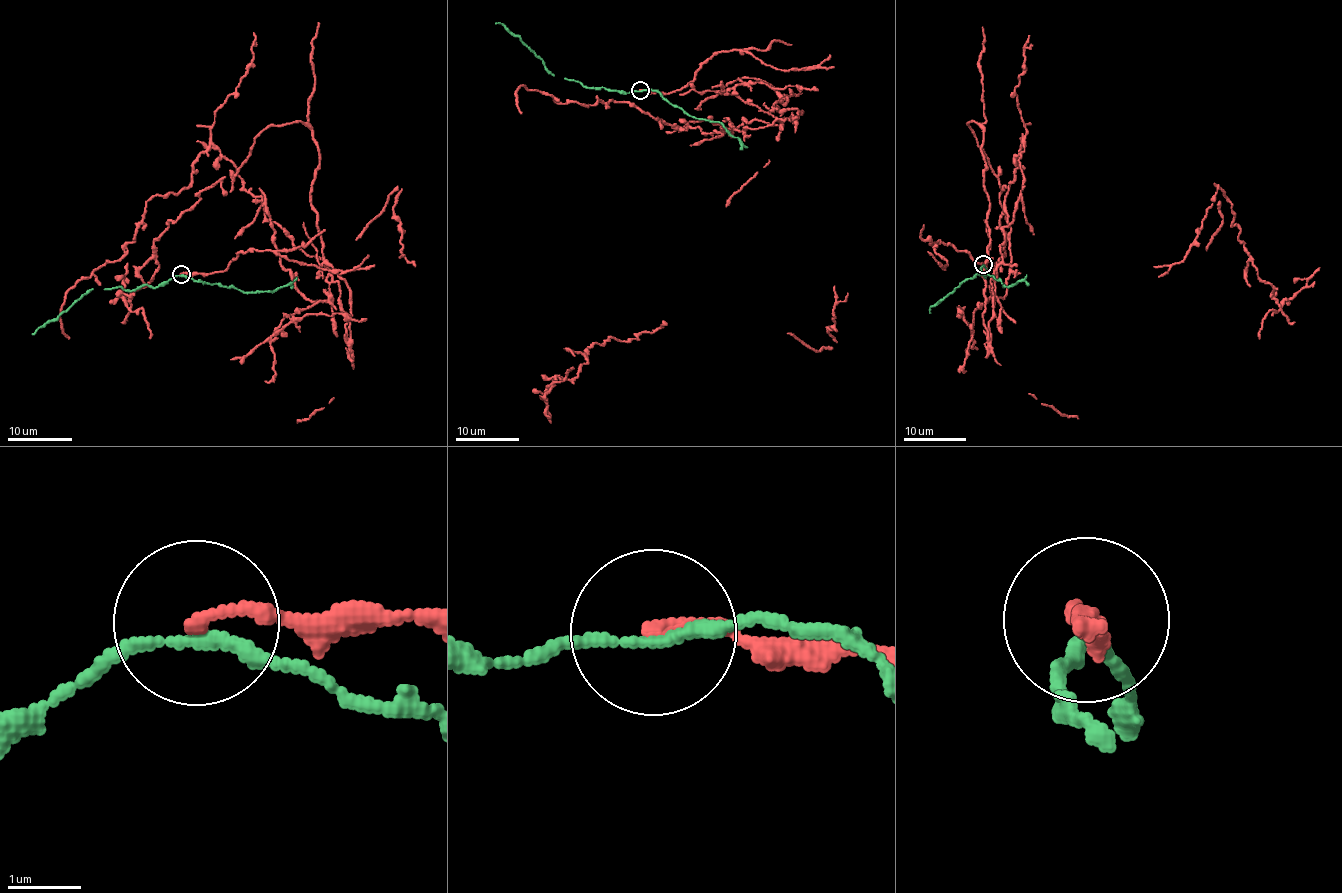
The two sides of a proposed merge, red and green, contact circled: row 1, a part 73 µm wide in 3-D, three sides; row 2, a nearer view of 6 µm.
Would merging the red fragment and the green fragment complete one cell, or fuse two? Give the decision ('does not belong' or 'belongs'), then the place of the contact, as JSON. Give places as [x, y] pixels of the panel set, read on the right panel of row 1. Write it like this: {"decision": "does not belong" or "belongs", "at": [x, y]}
{"decision": "does not belong", "at": [983, 264]}

